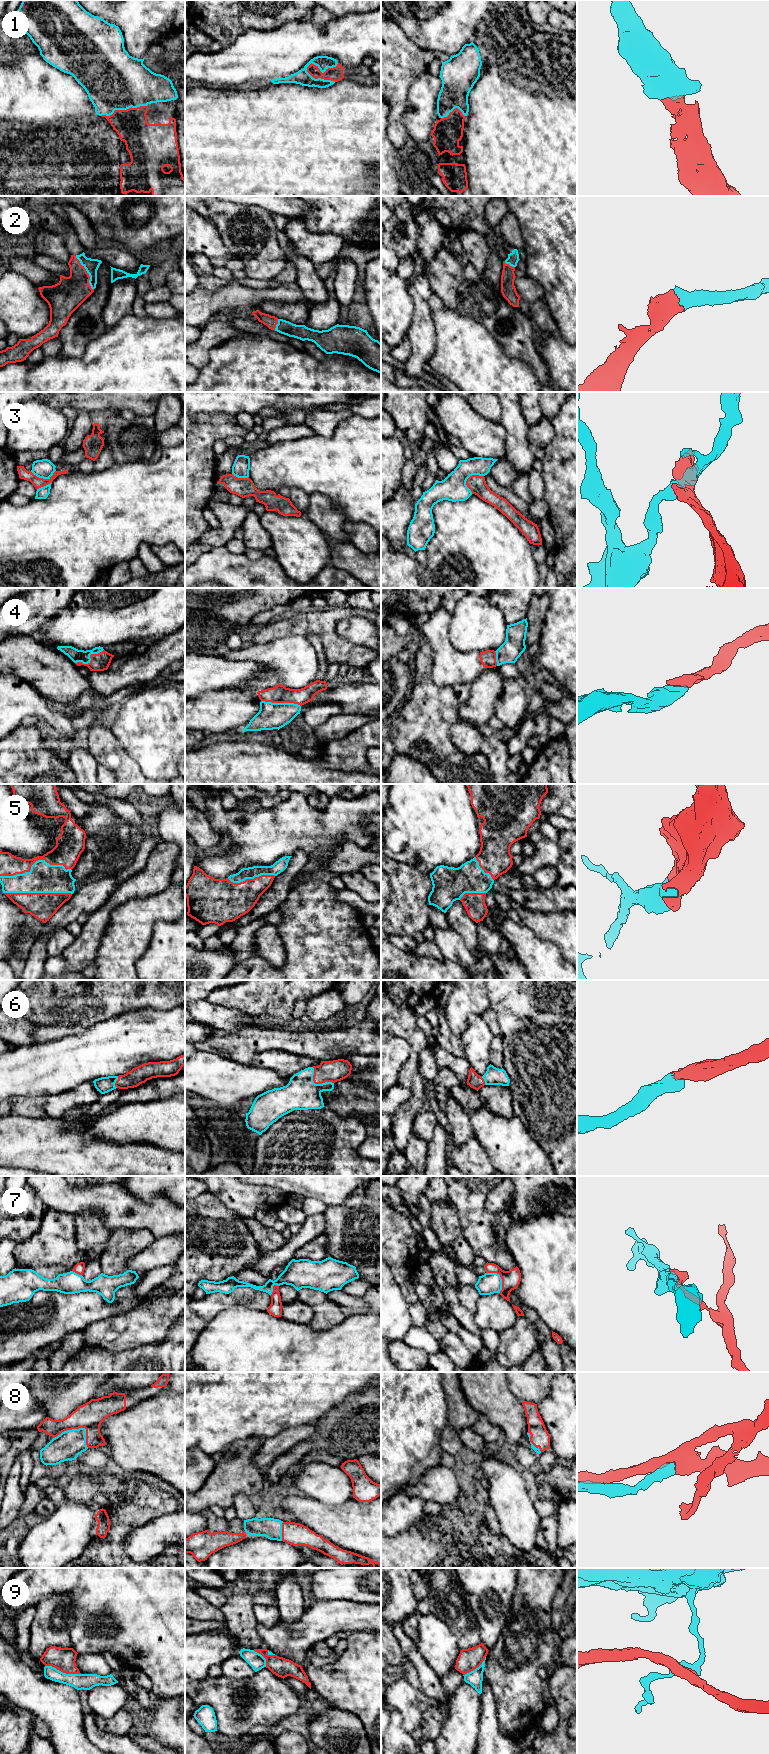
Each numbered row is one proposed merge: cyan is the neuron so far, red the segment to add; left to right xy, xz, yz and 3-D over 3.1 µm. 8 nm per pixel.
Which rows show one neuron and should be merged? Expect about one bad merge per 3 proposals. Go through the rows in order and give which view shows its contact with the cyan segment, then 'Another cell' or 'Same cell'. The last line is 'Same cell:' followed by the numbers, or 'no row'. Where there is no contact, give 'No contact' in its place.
1: Touches cyan in xz. Same cell
2: Touches cyan in xy. Same cell
3: Touches cyan in yz. Another cell
4: Touches cyan in xz. Same cell
5: Touches cyan in xy. Same cell
6: Touches cyan in xz. Same cell
7: Touches cyan in yz. Another cell
8: Touches cyan in xy. Same cell
9: Touches cyan in xy. Another cell
Same cell: 1, 2, 4, 5, 6, 8

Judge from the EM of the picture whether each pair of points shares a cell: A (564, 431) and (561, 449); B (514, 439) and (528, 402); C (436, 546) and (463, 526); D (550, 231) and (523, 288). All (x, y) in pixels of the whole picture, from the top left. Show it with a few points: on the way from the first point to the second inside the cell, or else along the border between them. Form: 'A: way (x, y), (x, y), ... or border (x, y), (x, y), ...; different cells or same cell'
A: way (564, 435), (564, 445); same cell
B: border (519, 402), (522, 408), (522, 415), (529, 425); different cells
C: way (443, 546), (456, 533); same cell
D: border (526, 275), (535, 279), (541, 285), (543, 294); different cells

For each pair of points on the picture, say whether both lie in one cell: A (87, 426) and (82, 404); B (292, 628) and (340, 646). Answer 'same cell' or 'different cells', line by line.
A: different cells
B: same cell

